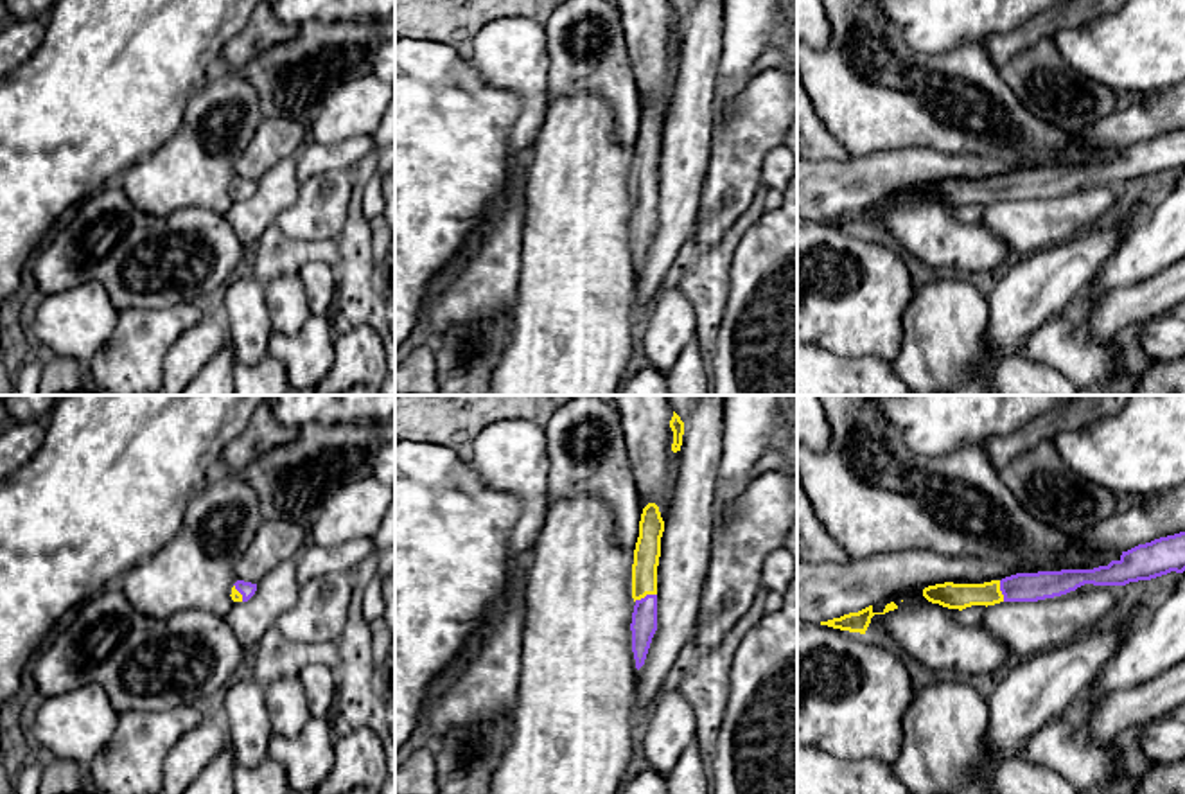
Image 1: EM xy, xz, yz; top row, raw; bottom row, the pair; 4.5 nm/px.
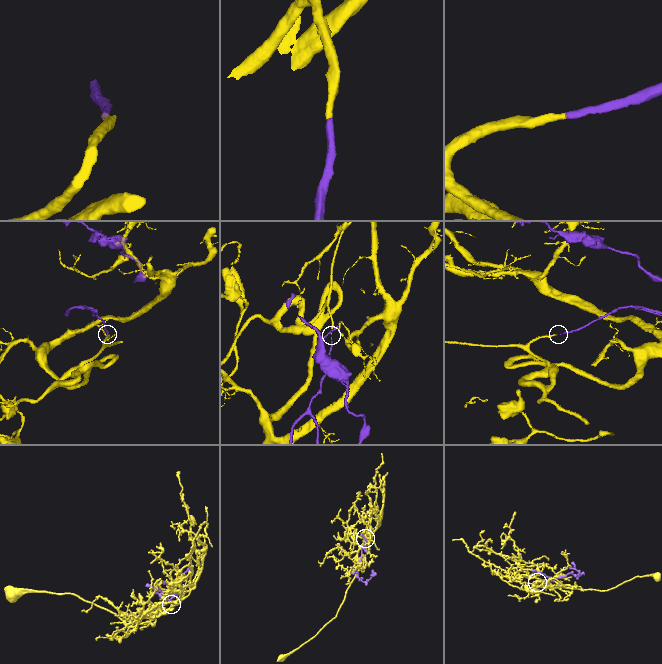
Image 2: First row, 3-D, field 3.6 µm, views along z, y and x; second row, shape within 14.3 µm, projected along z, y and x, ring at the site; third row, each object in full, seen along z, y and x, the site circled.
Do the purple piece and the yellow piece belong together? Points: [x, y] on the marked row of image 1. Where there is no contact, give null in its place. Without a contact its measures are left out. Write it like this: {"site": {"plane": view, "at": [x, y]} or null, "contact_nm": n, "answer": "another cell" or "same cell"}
{"site": {"plane": "xz", "at": [647, 595]}, "contact_nm": 110, "answer": "same cell"}

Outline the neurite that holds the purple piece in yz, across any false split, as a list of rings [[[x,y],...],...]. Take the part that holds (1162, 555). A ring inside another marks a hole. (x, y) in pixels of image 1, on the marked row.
[[[1185,532],[1138,544],[1122,551],[1119,560],[1093,569],[1016,573],[984,584],[944,582],[925,587],[923,596],[932,604],[962,611],[1000,602],[1038,602],[1066,595],[1084,584],[1126,586],[1171,571],[1185,571]]]

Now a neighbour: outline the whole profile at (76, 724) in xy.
[[[95,683],[36,701],[29,737],[45,756],[88,763],[113,737],[118,713]]]

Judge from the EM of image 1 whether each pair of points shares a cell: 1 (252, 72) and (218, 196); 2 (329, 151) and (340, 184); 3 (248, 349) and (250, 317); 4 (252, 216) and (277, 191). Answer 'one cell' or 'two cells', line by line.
1: two cells
2: two cells
3: one cell
4: one cell

